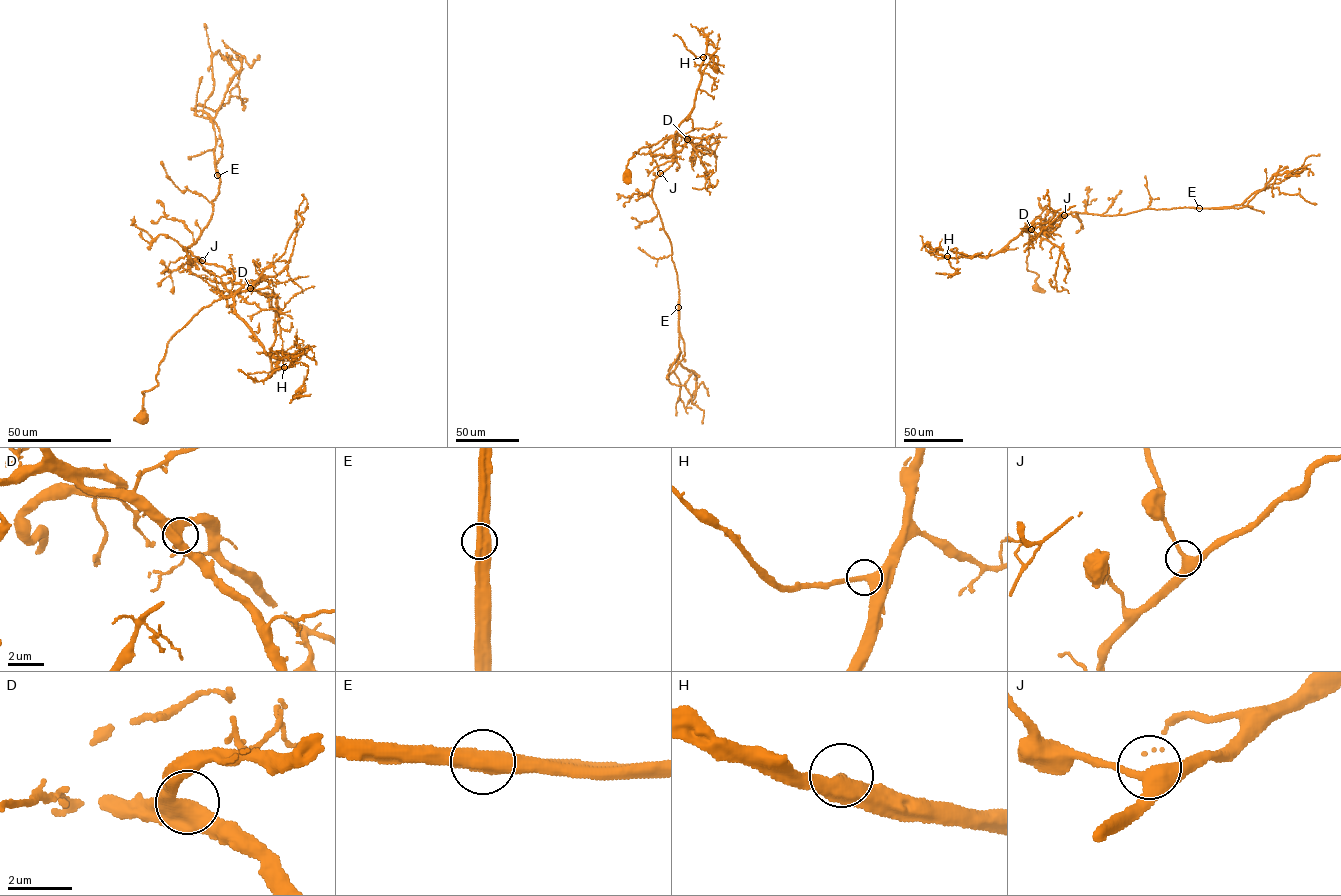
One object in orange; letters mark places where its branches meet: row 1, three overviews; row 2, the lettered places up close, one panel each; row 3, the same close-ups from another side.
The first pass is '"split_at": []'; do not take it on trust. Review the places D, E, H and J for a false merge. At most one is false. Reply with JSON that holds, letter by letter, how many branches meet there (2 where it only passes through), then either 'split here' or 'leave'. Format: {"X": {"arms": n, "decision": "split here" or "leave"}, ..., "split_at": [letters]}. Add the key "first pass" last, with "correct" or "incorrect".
{"D": {"arms": 3, "decision": "leave"}, "E": {"arms": 2, "decision": "split here"}, "H": {"arms": 2, "decision": "leave"}, "J": {"arms": 3, "decision": "leave"}, "split_at": ["E"], "first pass": "incorrect"}

